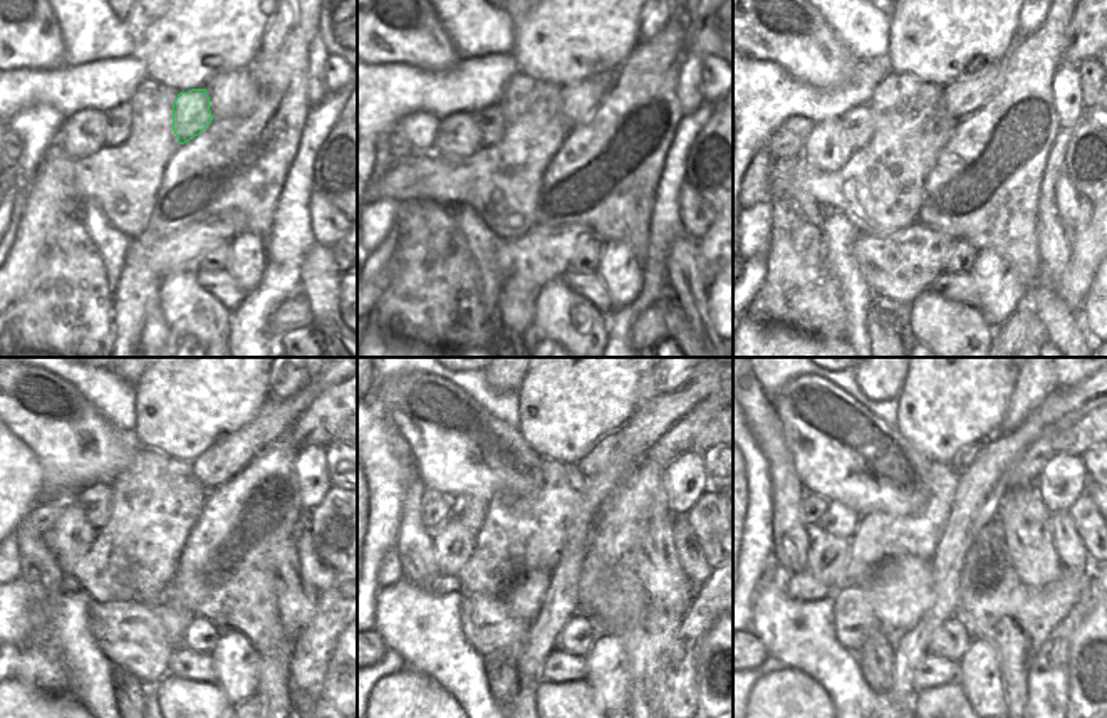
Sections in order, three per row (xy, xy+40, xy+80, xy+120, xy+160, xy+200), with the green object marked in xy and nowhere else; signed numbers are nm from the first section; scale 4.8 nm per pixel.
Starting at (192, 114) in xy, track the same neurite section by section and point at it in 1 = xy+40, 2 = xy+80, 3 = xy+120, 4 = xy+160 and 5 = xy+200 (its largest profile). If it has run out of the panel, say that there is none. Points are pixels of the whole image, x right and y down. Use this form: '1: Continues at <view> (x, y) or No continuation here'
1: Continues at xy+40 (579, 101)
2: Continues at xy+80 (970, 91)
3: Continues at xy+120 (230, 455)
4: Continues at xy+160 (651, 420)
5: Continues at xy+200 (1064, 406)

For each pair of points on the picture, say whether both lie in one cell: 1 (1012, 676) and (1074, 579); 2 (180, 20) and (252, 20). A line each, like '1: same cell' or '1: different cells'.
1: same cell
2: same cell

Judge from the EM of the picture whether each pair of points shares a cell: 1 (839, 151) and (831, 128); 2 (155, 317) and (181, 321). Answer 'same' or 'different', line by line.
1: same
2: different

